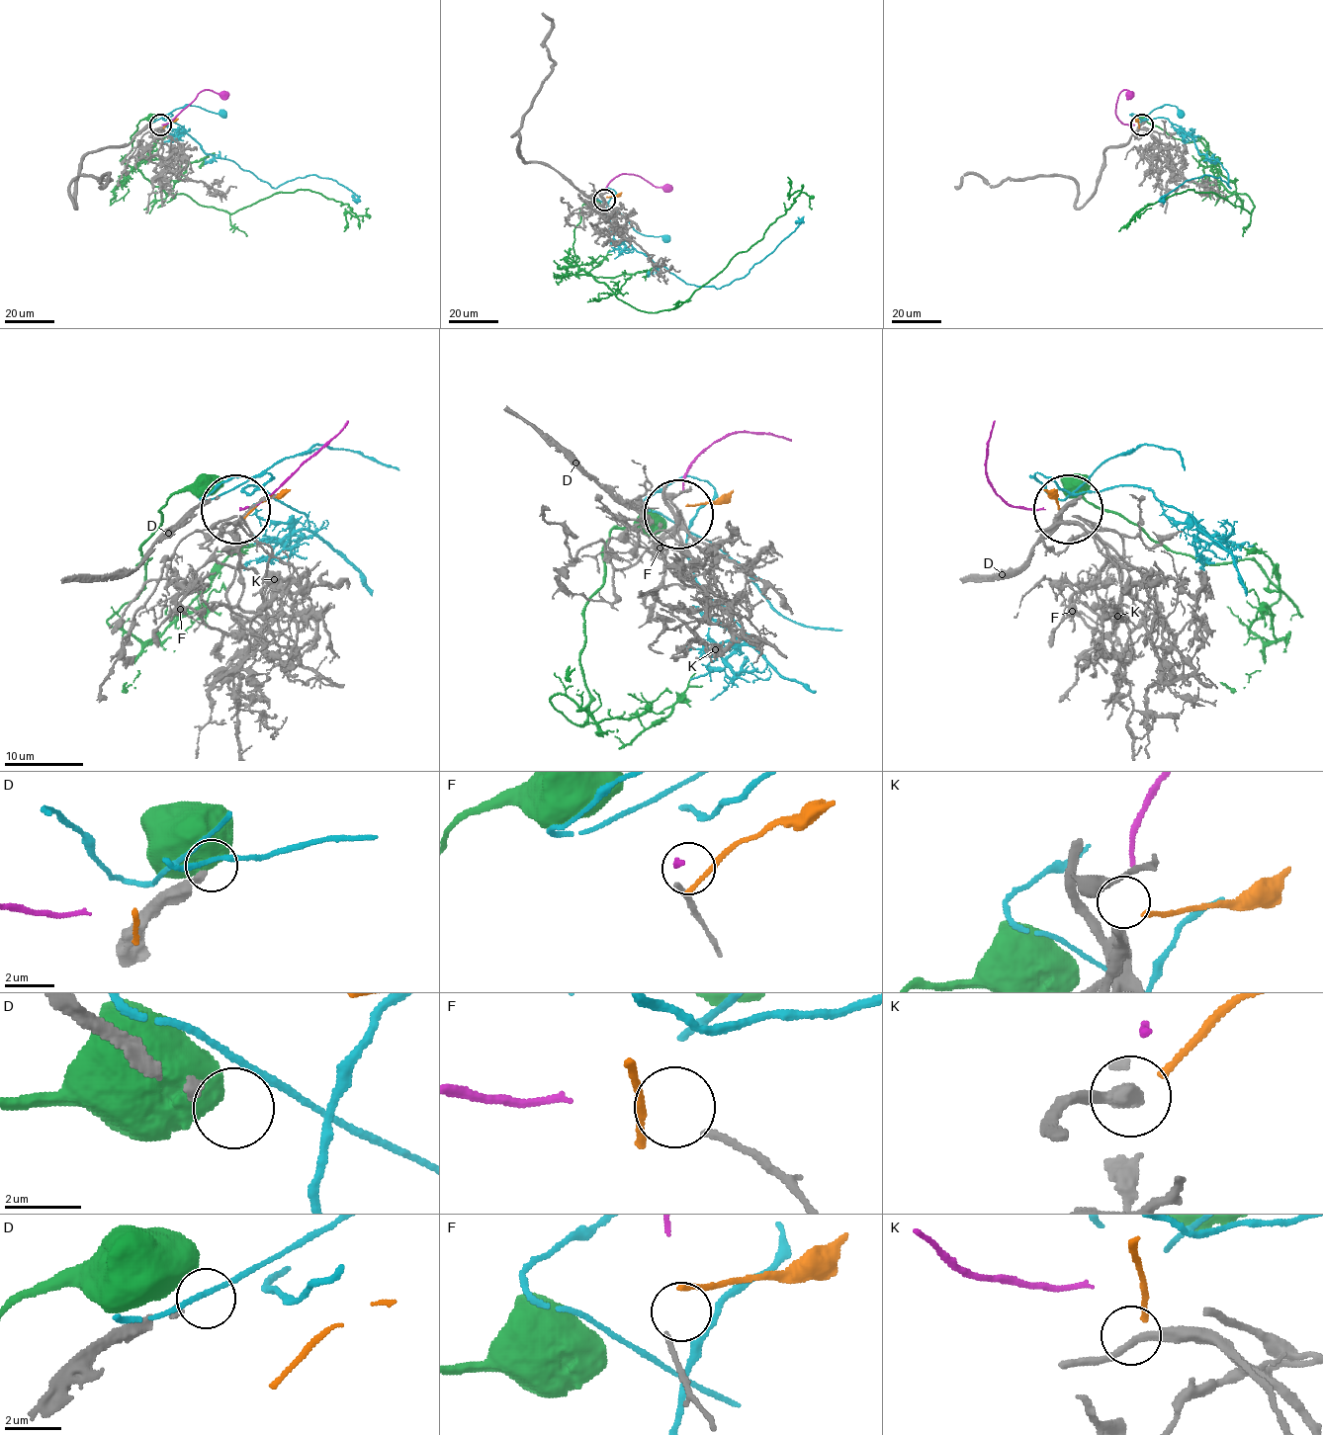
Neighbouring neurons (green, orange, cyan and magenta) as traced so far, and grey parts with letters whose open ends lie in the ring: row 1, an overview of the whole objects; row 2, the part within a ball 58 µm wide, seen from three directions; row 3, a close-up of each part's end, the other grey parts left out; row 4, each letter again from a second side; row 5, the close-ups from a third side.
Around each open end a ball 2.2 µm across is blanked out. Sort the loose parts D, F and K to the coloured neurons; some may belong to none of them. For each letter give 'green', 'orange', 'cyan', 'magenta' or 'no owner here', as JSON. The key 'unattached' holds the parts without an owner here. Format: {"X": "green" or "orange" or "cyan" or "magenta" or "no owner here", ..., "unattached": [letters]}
{"D": "no owner here", "F": "no owner here", "K": "no owner here", "unattached": ["D", "F", "K"]}

